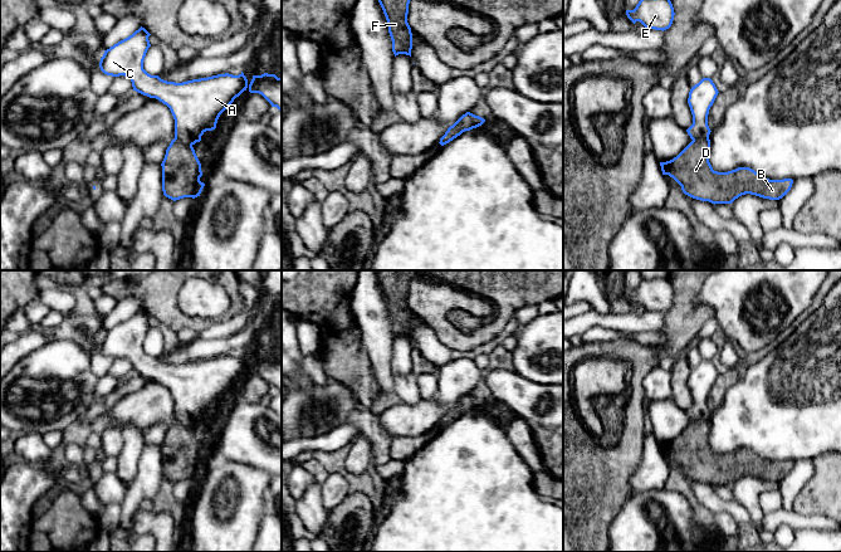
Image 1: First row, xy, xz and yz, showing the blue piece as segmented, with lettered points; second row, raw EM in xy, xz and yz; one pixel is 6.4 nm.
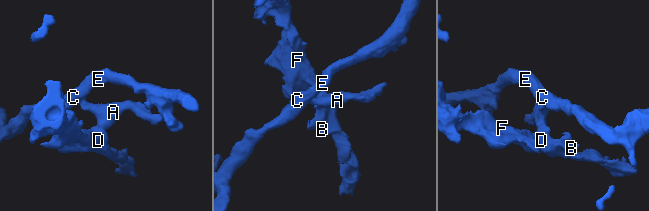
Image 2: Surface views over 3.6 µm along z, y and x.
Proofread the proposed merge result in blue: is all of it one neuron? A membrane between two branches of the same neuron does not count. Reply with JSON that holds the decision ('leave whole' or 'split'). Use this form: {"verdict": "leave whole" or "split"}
{"verdict": "split"}

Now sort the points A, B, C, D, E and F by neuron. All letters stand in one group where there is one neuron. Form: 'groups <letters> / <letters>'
groups A C E / B D F

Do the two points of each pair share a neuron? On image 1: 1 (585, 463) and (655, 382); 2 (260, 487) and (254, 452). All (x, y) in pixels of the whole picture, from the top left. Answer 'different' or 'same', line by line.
1: different
2: different

